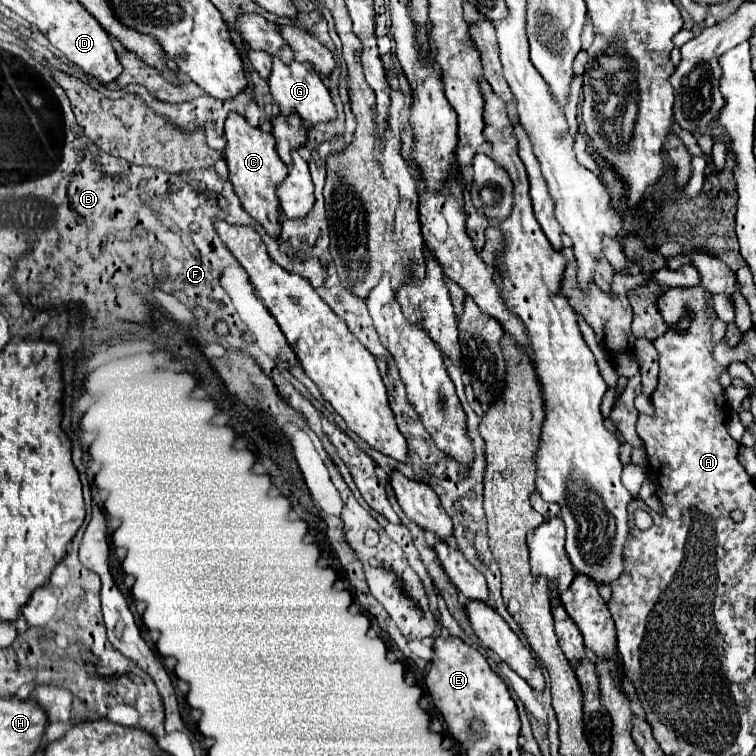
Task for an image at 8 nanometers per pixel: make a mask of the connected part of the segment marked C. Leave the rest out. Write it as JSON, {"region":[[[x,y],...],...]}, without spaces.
{"region":[[[231,112],[225,120],[225,140],[227,140],[225,160],[227,160],[227,168],[229,168],[229,180],[235,188],[235,194],[239,196],[243,208],[255,220],[259,220],[269,234],[279,234],[279,216],[277,216],[279,200],[275,196],[275,188],[279,182],[285,180],[289,168],[285,166],[285,162],[279,158],[279,154],[275,150],[273,134],[251,126],[245,120],[245,116]]]}

